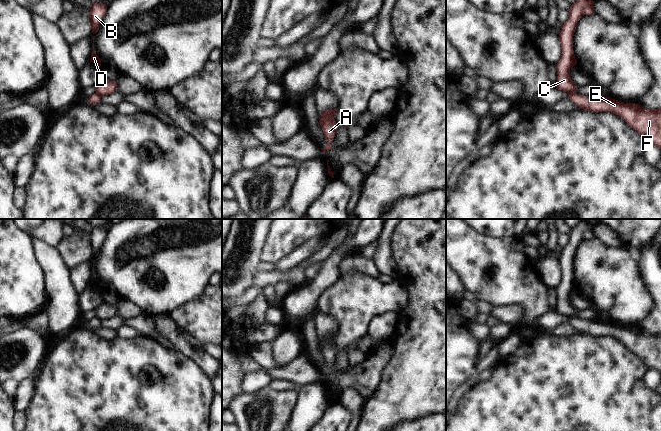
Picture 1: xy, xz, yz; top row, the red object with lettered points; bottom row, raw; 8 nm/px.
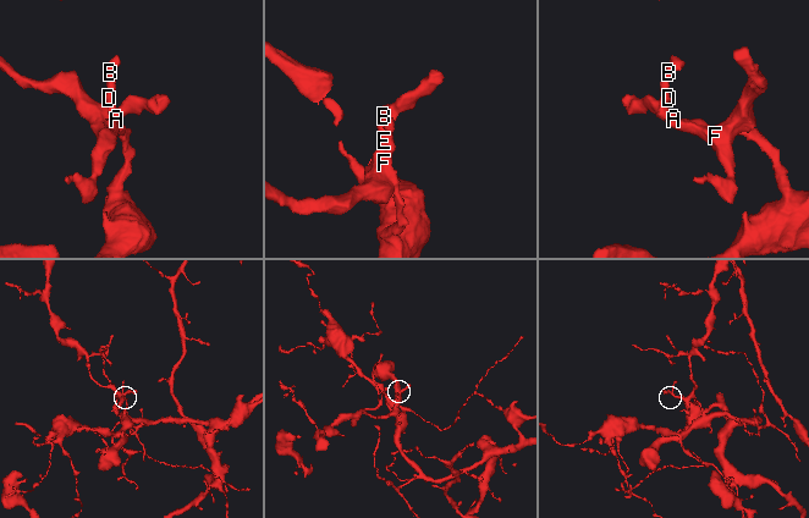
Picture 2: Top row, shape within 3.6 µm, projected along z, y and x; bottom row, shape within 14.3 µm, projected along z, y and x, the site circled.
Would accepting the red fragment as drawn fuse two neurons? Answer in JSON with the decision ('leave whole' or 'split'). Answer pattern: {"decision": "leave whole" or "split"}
{"decision": "split"}

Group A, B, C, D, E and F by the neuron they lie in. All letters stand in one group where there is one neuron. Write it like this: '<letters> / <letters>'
A B C D / E F

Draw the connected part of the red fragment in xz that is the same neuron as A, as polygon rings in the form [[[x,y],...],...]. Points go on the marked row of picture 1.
[[[328,109],[323,112],[323,114],[319,117],[320,125],[322,131],[325,135],[326,142],[328,143],[324,148],[321,148],[322,152],[325,154],[326,151],[332,149],[332,144],[335,137],[335,133],[338,129],[337,123],[334,119],[337,113],[337,109]]]

